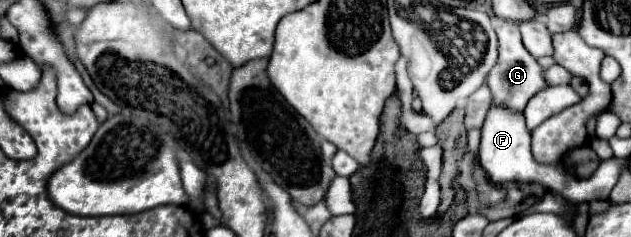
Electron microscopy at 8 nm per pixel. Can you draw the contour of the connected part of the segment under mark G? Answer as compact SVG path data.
M501 20L497 24L497 28L495 28L495 32L499 36L499 60L497 60L497 64L493 66L493 70L487 76L487 84L491 88L493 102L499 104L499 106L523 110L527 106L529 98L547 86L545 80L543 80L543 68L525 50L525 46L521 42L521 34L519 34L519 26L517 24Z

